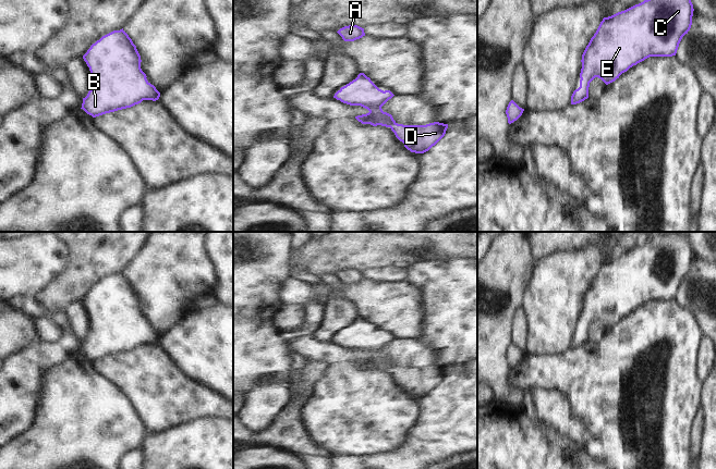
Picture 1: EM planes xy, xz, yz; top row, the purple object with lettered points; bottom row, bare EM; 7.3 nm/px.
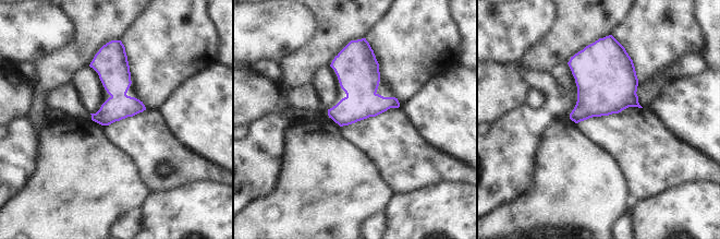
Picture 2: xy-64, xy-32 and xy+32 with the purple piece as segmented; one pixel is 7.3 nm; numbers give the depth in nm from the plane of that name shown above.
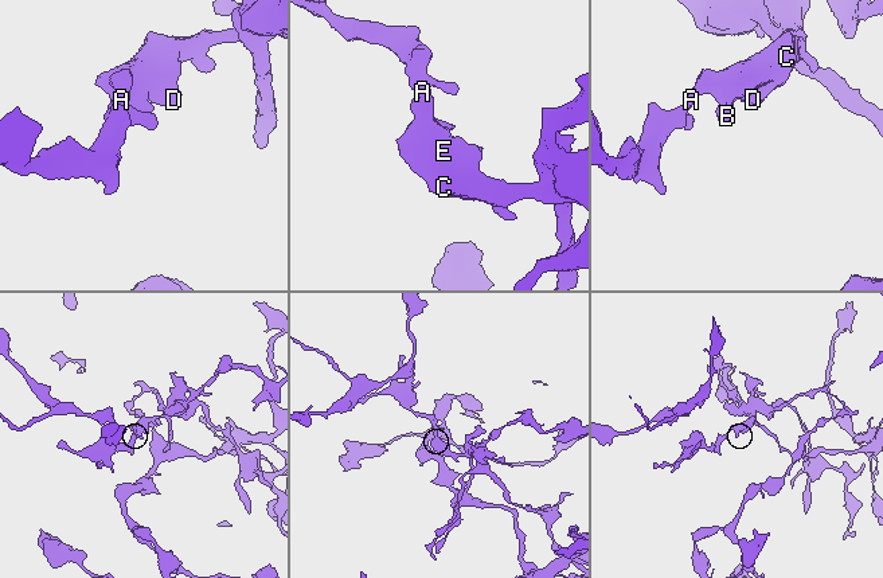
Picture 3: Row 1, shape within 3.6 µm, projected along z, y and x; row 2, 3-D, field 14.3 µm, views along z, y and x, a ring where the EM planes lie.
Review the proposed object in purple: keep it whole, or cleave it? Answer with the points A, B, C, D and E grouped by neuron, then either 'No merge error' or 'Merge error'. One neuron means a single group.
Groups: A B C D E. No merge error.

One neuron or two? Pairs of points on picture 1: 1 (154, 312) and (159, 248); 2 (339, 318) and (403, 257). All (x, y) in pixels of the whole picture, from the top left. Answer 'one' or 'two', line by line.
1: one
2: two

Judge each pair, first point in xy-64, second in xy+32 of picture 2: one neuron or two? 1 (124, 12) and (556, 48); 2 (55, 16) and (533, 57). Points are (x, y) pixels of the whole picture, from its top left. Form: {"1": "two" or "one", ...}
{"1": "one", "2": "two"}

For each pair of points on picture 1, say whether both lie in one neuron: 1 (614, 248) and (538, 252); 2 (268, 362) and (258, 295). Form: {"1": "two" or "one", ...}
{"1": "one", "2": "one"}

